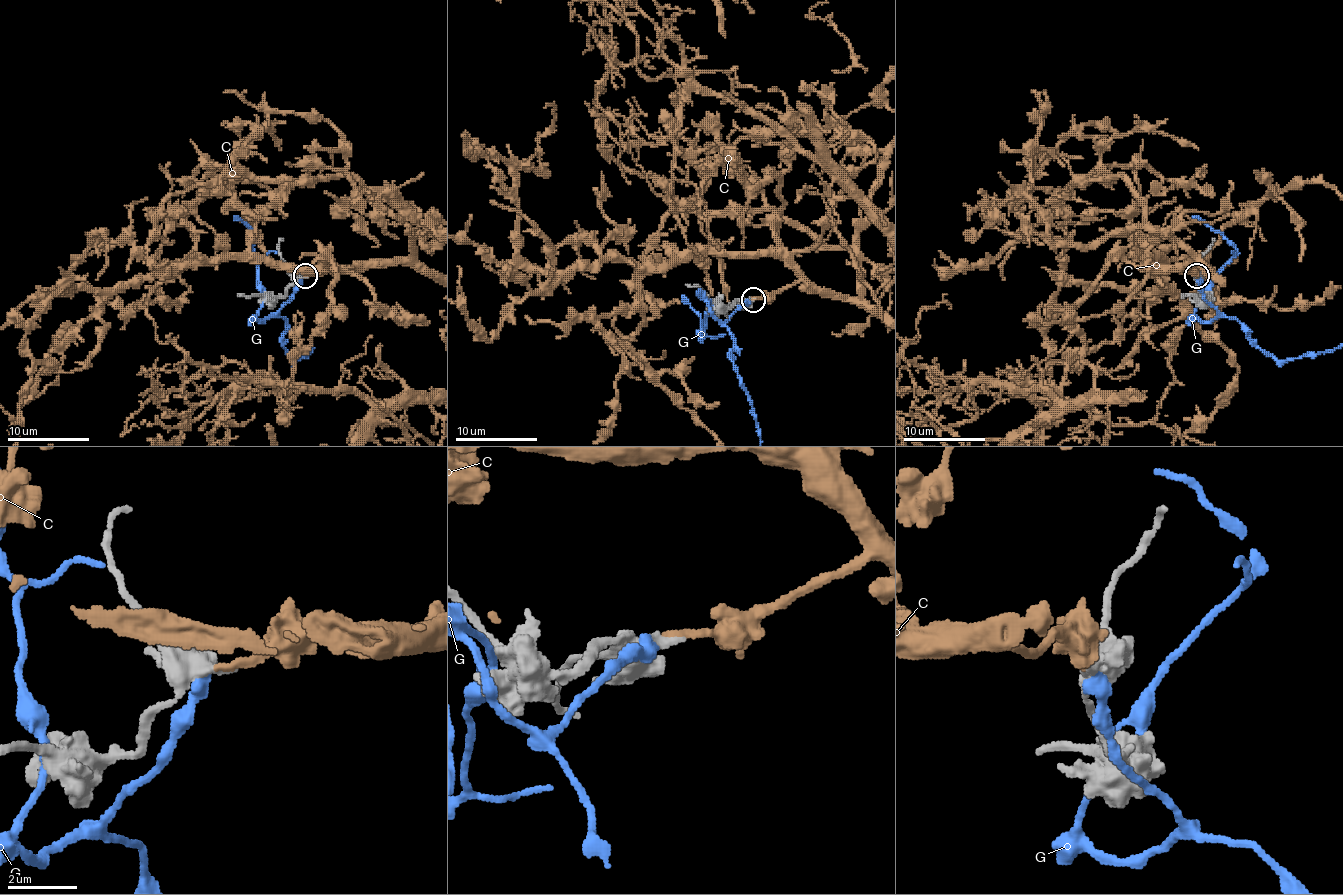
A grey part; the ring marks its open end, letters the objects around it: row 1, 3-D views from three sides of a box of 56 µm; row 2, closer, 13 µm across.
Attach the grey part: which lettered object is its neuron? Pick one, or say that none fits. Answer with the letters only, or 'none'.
C

